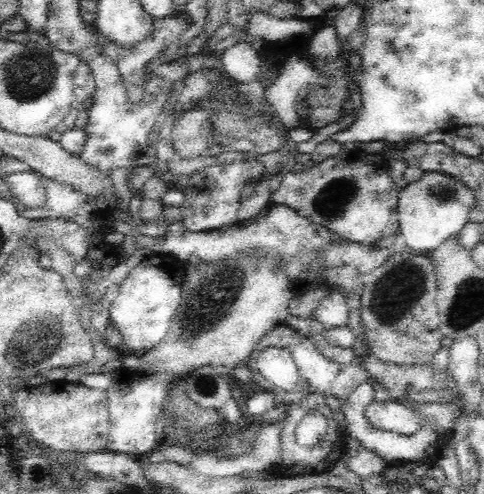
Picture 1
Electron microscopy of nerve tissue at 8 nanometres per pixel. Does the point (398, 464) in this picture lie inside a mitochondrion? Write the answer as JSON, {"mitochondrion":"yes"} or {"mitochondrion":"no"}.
{"mitochondrion":"no"}

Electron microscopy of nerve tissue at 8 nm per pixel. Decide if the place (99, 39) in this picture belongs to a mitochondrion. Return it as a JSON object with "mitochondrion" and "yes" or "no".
{"mitochondrion":"no"}

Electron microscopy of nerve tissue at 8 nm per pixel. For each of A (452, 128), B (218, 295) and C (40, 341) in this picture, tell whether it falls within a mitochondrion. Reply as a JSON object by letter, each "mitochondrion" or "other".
{"A":"other","B":"mitochondrion","C":"mitochondrion"}

